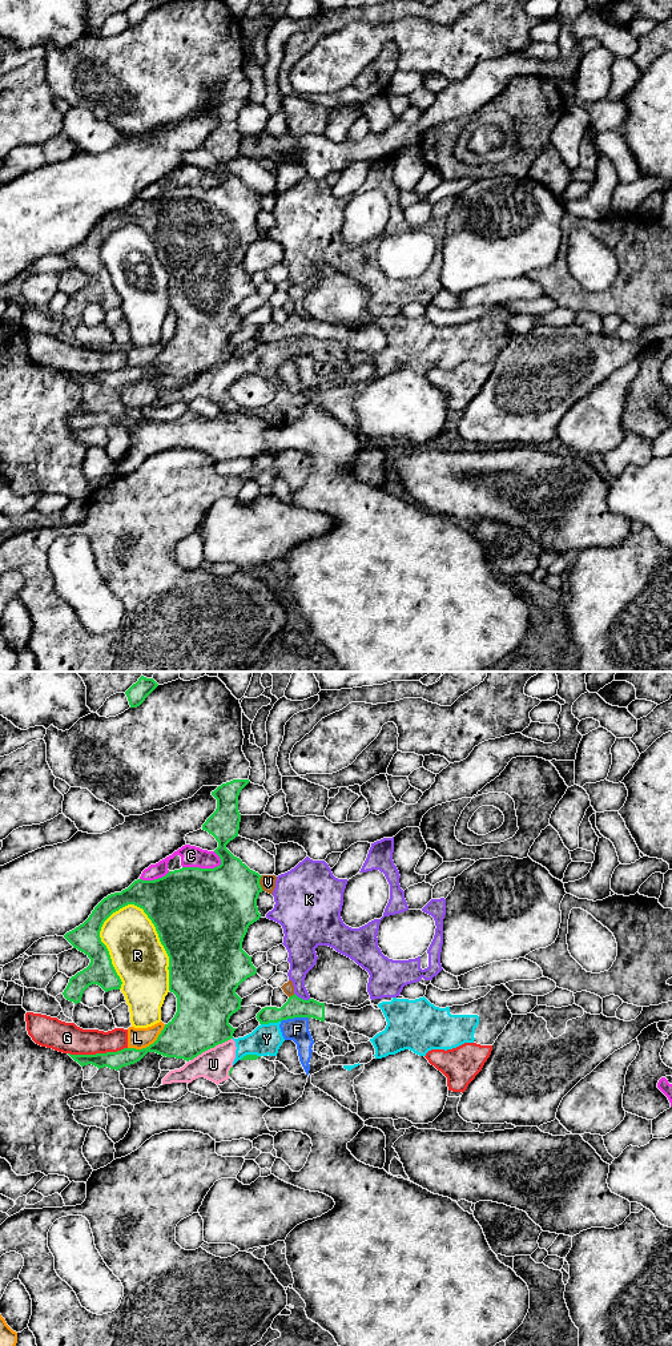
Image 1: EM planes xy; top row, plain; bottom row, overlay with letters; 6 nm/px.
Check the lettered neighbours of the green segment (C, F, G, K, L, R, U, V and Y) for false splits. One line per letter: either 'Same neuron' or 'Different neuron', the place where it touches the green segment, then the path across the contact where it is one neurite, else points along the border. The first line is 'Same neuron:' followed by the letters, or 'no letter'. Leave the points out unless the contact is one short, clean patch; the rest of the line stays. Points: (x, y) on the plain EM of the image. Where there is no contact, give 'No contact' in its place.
Same neuron: no letter
C: Different neuron. Touches green at xy (202, 188)
F: Different neuron. Touches green at xy (294, 335). Boundary: xy (309, 337), (288, 337), (281, 341)
G: Different neuron. Touches green at xy (97, 373)
K: Different neuron. Touches green at xy (302, 318)
L: Different neuron. Touches green at xy (151, 363)
R: Different neuron. Touches green at xy (159, 254)
U: Different neuron. Touches green at xy (210, 366)
V: Different neuron. Touches green at xy (258, 202)
Y: Different neuron. Touches green at xy (270, 341)

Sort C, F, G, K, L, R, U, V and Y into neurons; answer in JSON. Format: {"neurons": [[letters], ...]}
{"neurons": [["C"], ["F", "U", "Y"], ["G"], ["K"], ["L"], ["R"], ["V"]]}

